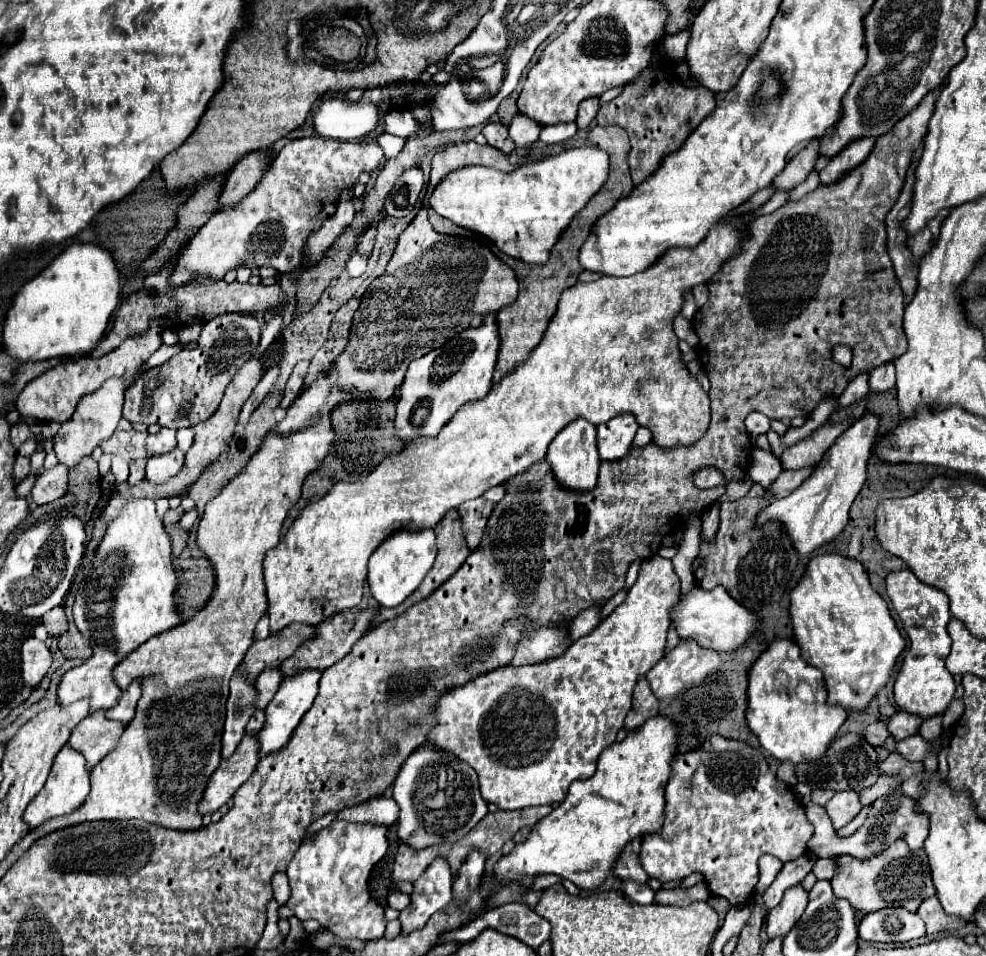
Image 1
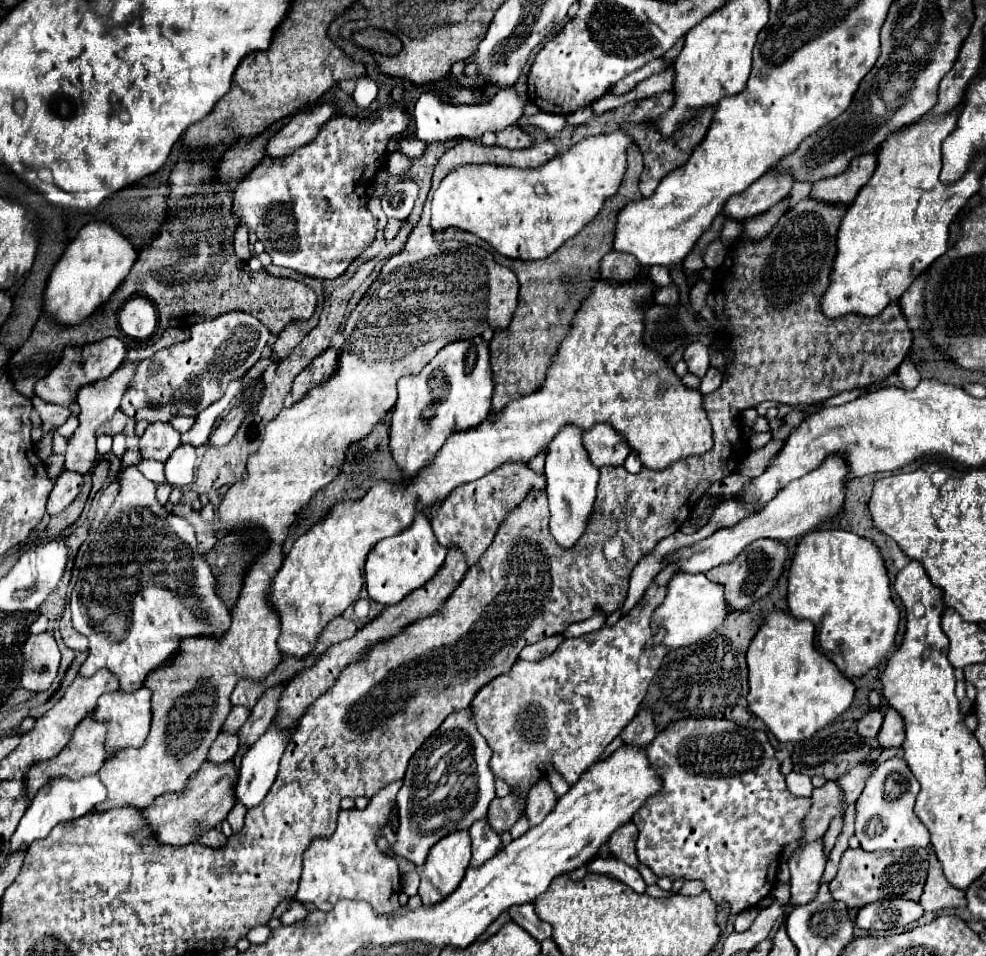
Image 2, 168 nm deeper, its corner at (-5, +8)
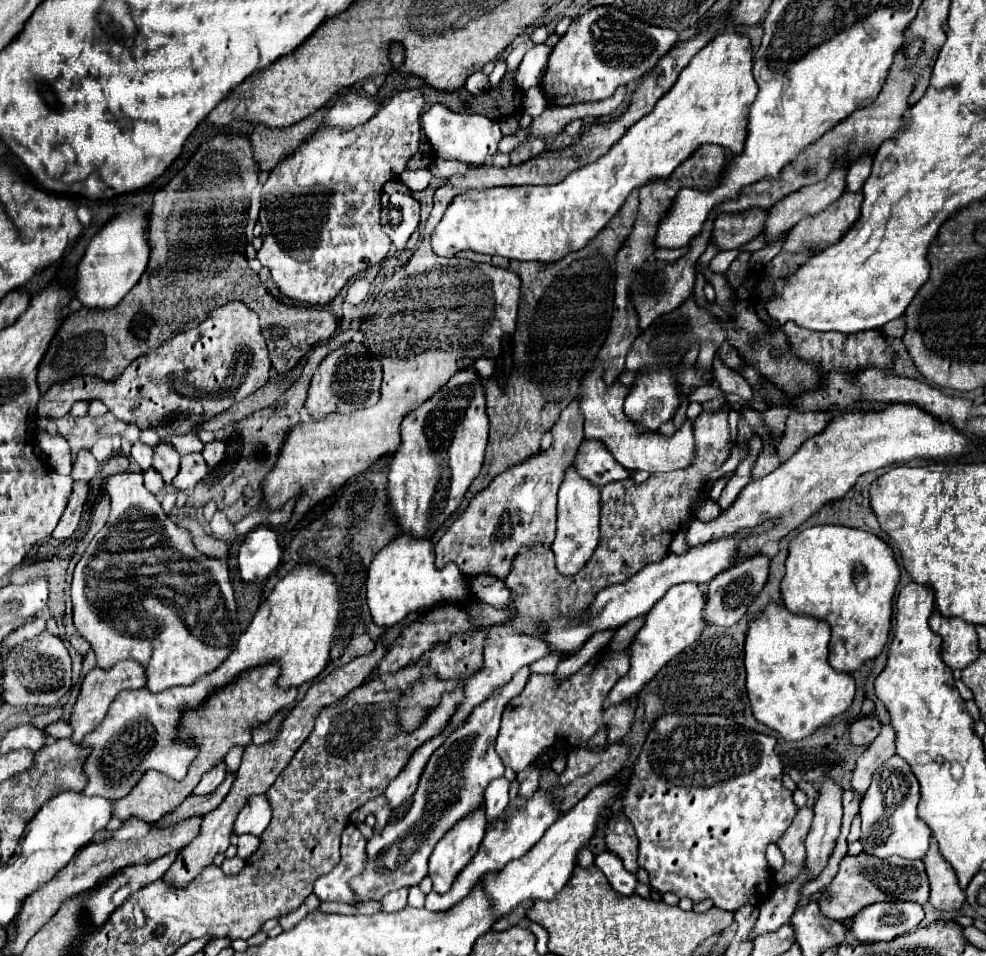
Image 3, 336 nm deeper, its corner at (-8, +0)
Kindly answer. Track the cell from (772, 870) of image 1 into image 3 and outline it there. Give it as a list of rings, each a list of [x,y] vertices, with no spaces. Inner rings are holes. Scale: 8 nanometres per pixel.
[[[897,754],[891,756],[875,770],[873,782],[861,802],[859,816],[863,822],[861,834],[863,850],[877,858],[889,858],[893,854],[907,860],[923,858],[929,848],[931,828],[917,816],[917,802],[919,802],[919,782],[915,774],[901,756]]]

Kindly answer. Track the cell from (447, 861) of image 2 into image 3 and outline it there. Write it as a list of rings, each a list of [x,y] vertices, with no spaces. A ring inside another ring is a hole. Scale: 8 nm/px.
[[[479,806],[477,810],[469,812],[463,820],[459,820],[457,826],[453,826],[433,848],[429,856],[429,878],[433,880],[433,890],[443,894],[451,888],[451,882],[455,880],[455,874],[459,874],[459,868],[469,864],[469,860],[475,856],[487,828],[487,818],[485,818],[485,806]]]

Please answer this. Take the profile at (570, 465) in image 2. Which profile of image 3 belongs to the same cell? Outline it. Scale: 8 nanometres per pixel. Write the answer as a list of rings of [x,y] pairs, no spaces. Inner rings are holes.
[[[569,466],[561,490],[559,490],[559,506],[557,506],[557,538],[553,542],[557,572],[563,576],[575,576],[593,556],[599,544],[599,490],[591,486],[585,478],[575,474],[575,468]]]

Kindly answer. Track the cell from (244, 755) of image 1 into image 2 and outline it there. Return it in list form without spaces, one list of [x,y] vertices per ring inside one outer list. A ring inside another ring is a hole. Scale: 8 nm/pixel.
[[[226,760],[222,764],[206,762],[206,766],[202,766],[202,770],[198,770],[198,774],[190,778],[186,790],[156,798],[156,802],[148,810],[144,810],[142,816],[154,828],[160,842],[184,846],[188,842],[194,842],[196,834],[204,828],[214,828],[226,818],[236,800],[236,782],[238,770],[234,760]]]

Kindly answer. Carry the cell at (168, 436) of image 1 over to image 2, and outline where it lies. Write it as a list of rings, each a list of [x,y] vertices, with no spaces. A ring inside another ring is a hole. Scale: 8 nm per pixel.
[[[154,422],[146,428],[140,438],[140,454],[142,458],[152,458],[164,462],[176,448],[180,446],[180,432],[176,432],[170,424]]]

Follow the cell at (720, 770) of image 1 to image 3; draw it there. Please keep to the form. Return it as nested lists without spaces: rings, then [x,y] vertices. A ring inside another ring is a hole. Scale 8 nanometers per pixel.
[[[665,714],[655,720],[655,726],[647,734],[647,740],[641,748],[641,754],[633,762],[633,774],[629,778],[627,792],[621,798],[621,812],[631,820],[633,828],[635,828],[635,834],[639,840],[637,862],[639,862],[639,866],[643,866],[649,872],[649,884],[657,892],[661,892],[661,894],[673,892],[679,898],[691,898],[693,902],[711,898],[717,908],[727,910],[727,912],[735,912],[737,908],[741,908],[745,904],[761,906],[769,898],[771,874],[769,874],[769,868],[765,862],[765,848],[783,836],[783,832],[791,826],[791,822],[797,814],[797,806],[793,804],[793,798],[791,798],[793,792],[789,792],[781,782],[783,764],[773,750],[775,744],[777,744],[777,740],[773,736],[745,730],[741,726],[735,726],[733,720],[729,720],[725,716],[717,716],[717,714]]]

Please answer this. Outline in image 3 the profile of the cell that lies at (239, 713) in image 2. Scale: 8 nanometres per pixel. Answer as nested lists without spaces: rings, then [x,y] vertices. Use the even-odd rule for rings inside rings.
[[[231,750],[231,754],[227,754],[225,758],[225,766],[227,766],[227,774],[237,774],[239,770],[239,764],[241,764],[241,754],[243,750]]]

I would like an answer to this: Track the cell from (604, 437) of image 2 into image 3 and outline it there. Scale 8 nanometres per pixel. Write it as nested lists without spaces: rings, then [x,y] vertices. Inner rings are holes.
[[[595,440],[581,442],[579,458],[575,456],[573,466],[579,472],[579,476],[589,480],[597,488],[603,488],[605,484],[615,480],[629,478],[627,468],[619,466],[619,462],[611,458],[611,452],[603,446],[603,442],[595,442]]]

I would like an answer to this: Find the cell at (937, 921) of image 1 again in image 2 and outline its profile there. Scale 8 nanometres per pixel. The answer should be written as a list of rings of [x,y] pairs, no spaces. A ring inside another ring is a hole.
[[[930,852],[928,880],[924,886],[924,894],[920,896],[920,904],[928,914],[936,914],[940,910],[950,910],[950,908],[958,910],[966,908],[968,904],[962,890],[952,890],[952,886],[948,886],[948,880],[940,870],[940,862],[934,858],[934,852]]]

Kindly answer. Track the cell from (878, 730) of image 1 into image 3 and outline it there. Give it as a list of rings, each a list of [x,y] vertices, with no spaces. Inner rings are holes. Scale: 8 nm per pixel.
[[[875,716],[859,718],[849,728],[849,738],[853,746],[869,746],[881,730],[881,722]]]

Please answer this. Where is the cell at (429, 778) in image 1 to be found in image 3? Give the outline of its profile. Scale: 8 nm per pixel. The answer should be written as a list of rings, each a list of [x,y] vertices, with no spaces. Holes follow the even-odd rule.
[[[525,666],[523,670],[519,670],[515,674],[515,678],[507,686],[503,686],[503,690],[499,690],[499,694],[495,694],[495,698],[489,698],[487,702],[483,702],[483,706],[475,708],[475,714],[471,714],[471,718],[467,720],[467,726],[461,726],[455,734],[451,734],[451,738],[447,738],[447,742],[439,750],[435,750],[435,754],[427,762],[427,770],[423,772],[419,788],[413,796],[413,804],[409,808],[409,812],[405,814],[405,818],[399,822],[387,824],[383,828],[383,832],[373,834],[367,840],[367,864],[365,864],[363,872],[351,880],[351,890],[353,890],[357,902],[381,900],[385,894],[389,894],[393,890],[419,884],[427,876],[427,860],[429,860],[429,854],[433,852],[435,844],[445,836],[445,832],[451,826],[455,826],[465,814],[469,814],[471,808],[479,808],[483,804],[483,792],[485,792],[487,784],[491,780],[503,776],[503,770],[505,770],[499,754],[495,752],[495,738],[499,734],[501,714],[503,714],[505,706],[523,692],[527,680],[529,680],[529,668]]]

